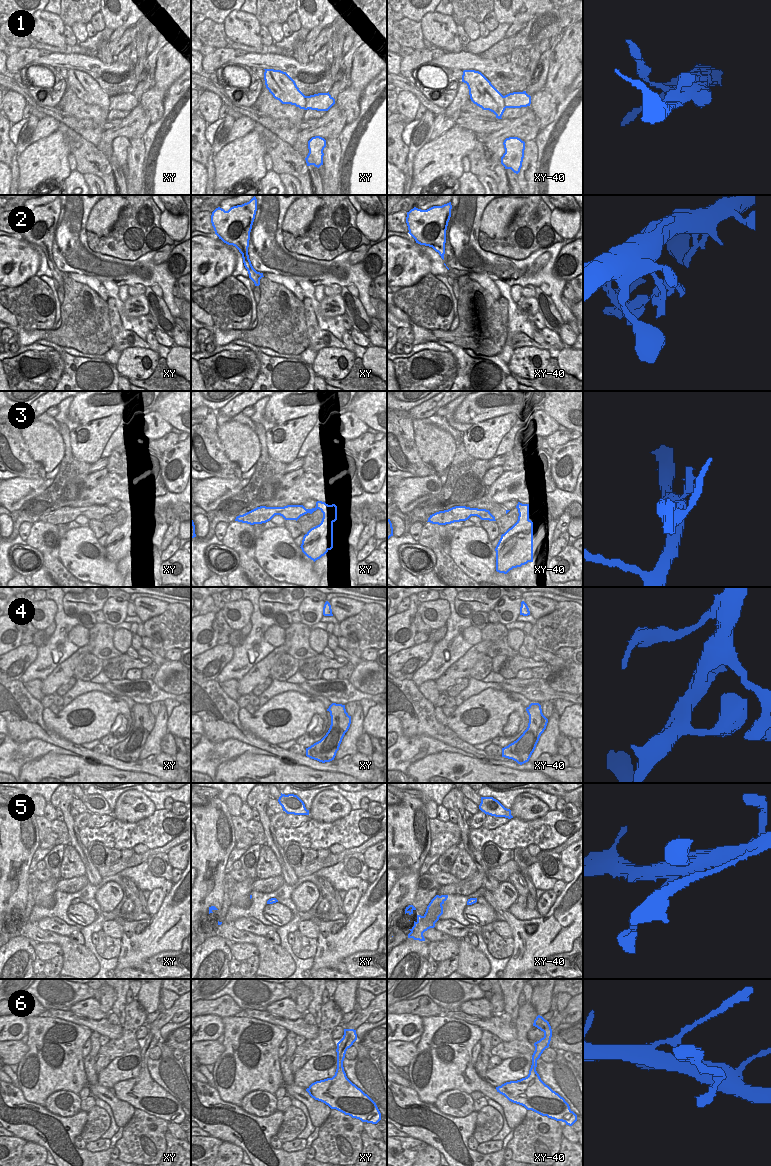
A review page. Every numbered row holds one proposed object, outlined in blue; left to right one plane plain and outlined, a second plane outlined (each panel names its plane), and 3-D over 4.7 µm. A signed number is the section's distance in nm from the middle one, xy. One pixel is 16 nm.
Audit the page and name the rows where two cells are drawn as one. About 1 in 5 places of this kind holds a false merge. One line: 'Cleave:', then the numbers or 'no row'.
Cleave: 2, 3.

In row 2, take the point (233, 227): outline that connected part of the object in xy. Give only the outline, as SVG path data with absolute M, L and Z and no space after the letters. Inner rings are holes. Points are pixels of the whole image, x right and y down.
M257 199L231 207L228 211L218 207L211 215L215 234L224 243L235 246L242 254L243 263L249 272L251 261L248 255L250 232L257 211Z

